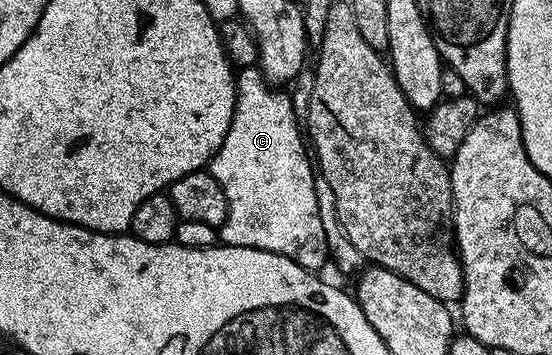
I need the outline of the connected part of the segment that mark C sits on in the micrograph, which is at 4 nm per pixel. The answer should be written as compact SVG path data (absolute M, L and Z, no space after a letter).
M258 65L238 71L235 79L233 120L229 124L229 132L225 132L221 148L217 148L217 152L211 158L209 169L217 184L225 188L225 200L229 204L225 224L217 230L218 237L226 245L248 246L280 254L312 272L322 271L322 266L328 265L325 224L321 224L315 187L317 170L309 157L309 146L305 141L304 131L297 124L290 93L272 86L263 77Z

